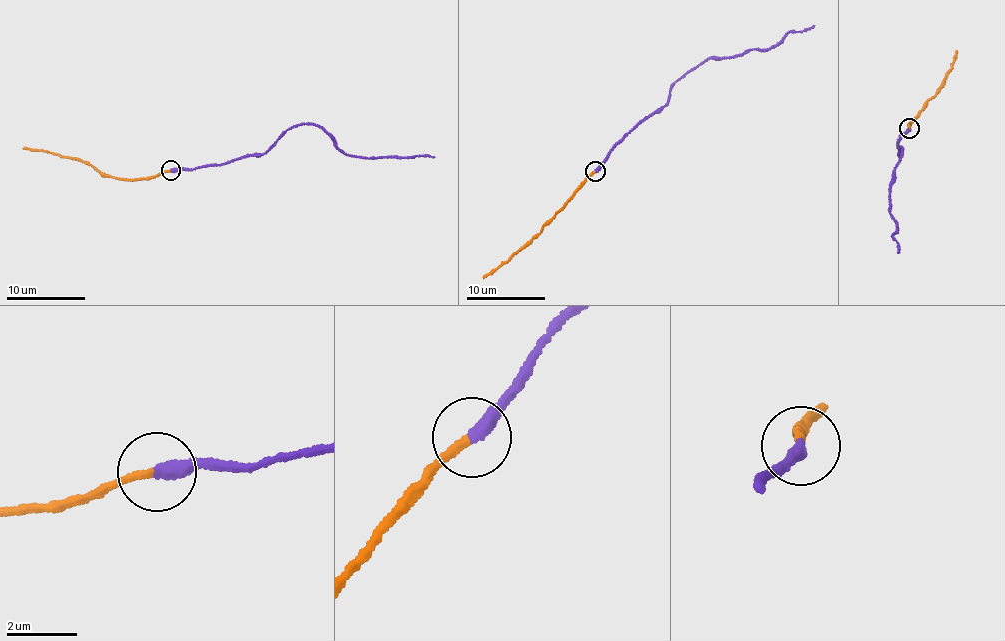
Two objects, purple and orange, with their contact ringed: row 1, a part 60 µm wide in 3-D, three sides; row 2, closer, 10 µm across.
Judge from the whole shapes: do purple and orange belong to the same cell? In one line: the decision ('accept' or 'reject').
accept

